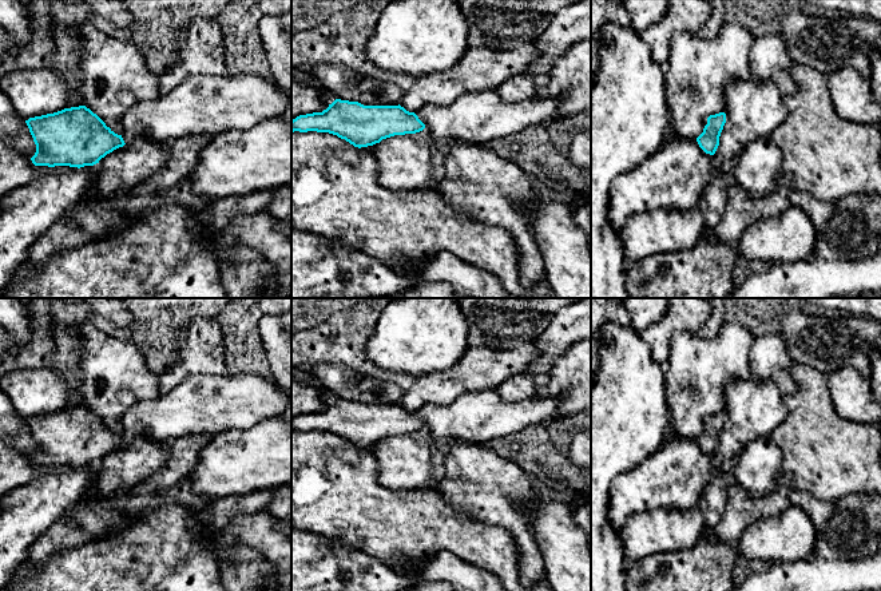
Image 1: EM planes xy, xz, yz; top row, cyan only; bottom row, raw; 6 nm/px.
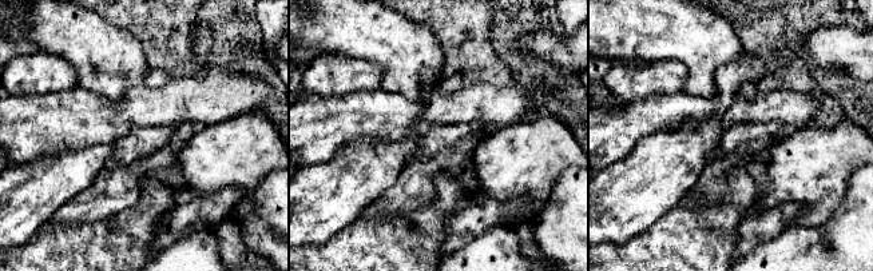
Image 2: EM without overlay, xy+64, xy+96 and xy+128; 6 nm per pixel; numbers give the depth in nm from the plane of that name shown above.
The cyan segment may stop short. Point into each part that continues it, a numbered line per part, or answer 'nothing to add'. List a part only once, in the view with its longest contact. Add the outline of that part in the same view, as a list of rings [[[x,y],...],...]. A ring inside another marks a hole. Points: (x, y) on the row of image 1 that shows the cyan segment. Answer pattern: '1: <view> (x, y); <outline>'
1: xz (479, 116); [[[497,90],[476,91],[449,106],[425,106],[416,115],[436,139],[452,136],[460,142],[484,143],[515,134],[528,124],[556,120],[560,99],[525,99],[507,103]]]

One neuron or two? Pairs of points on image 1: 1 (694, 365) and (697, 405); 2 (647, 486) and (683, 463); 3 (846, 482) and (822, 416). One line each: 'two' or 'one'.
1: one
2: one
3: one

